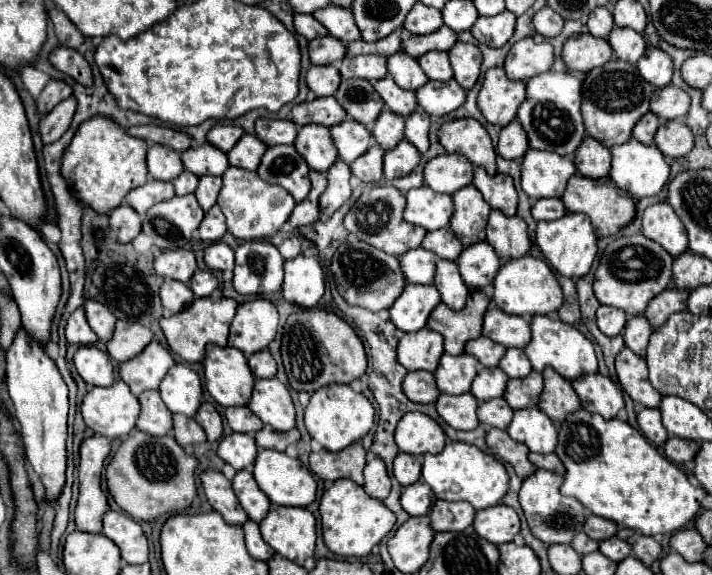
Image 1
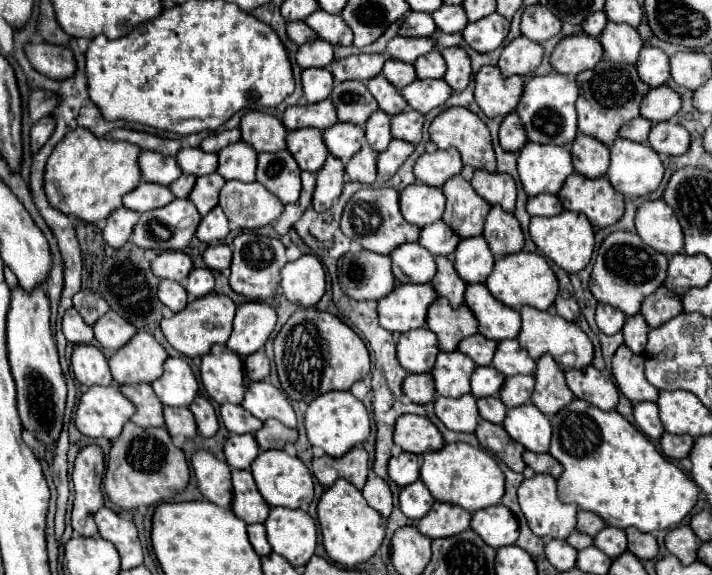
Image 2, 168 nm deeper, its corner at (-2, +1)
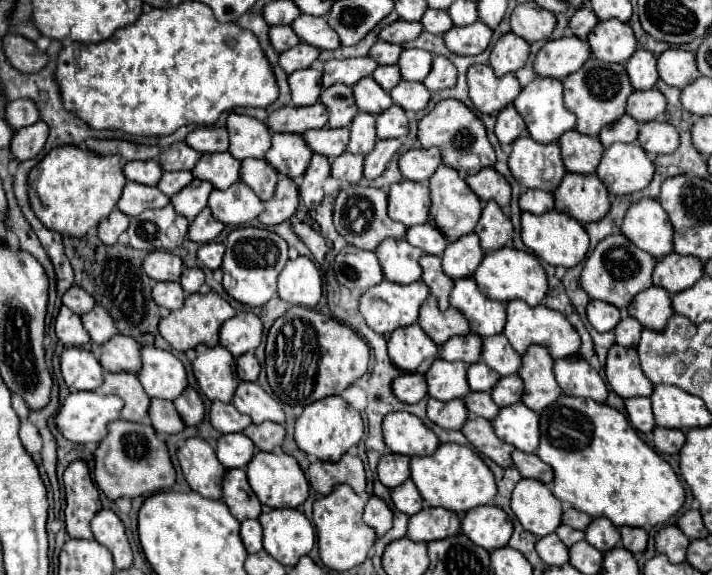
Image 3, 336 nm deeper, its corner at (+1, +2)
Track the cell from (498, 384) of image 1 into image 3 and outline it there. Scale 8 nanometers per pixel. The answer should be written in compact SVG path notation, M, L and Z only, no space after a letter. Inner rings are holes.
M481 361L467 367L467 381L469 381L471 391L491 391L491 387L495 387L499 377L501 375L497 375L497 371L489 369Z

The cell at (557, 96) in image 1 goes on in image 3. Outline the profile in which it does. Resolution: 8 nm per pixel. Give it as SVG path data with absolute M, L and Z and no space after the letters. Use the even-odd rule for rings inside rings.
M535 77L529 85L525 85L513 101L515 109L527 123L527 131L531 139L537 143L557 143L559 137L571 129L575 129L575 115L563 103L563 85L553 77Z

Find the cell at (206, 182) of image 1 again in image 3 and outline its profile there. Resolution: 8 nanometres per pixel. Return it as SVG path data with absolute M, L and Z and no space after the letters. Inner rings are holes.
M193 179L193 183L189 183L189 187L183 187L181 193L171 197L171 203L173 203L173 207L177 207L177 211L181 215L189 217L189 221L191 221L207 205L211 191L213 191L213 185L209 181Z

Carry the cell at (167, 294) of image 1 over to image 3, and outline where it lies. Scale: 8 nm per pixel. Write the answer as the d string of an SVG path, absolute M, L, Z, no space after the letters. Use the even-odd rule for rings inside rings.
M173 281L155 283L153 285L153 299L159 303L159 307L163 307L167 311L177 311L183 307L185 291L179 283L173 283Z

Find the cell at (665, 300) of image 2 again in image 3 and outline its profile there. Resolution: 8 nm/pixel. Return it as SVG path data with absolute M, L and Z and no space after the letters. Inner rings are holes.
M649 287L633 299L629 305L629 315L635 317L645 329L661 331L669 317L673 315L673 301L671 295L661 287Z

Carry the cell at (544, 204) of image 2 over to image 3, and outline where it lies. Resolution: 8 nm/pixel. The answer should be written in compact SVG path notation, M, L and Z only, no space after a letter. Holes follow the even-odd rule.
M527 189L521 193L519 197L519 207L523 211L541 215L553 209L553 193L545 193L545 191L537 191L537 189Z

